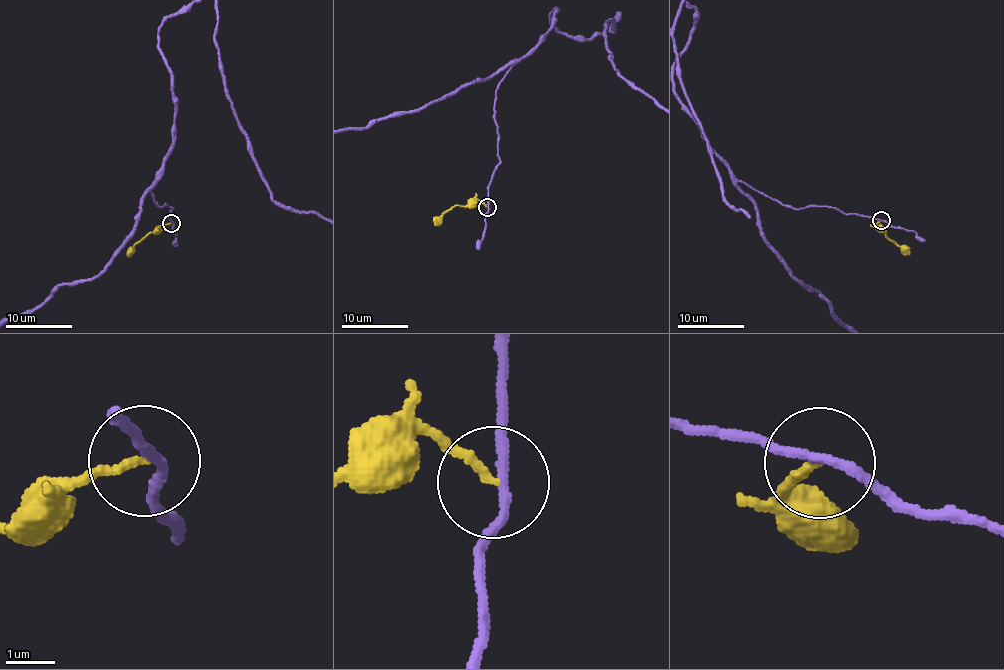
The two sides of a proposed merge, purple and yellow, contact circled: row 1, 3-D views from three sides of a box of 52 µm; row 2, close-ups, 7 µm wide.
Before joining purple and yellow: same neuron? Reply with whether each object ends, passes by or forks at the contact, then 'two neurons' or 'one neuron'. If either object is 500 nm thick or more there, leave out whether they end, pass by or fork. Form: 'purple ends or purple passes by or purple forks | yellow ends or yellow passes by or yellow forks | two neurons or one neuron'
purple passes by | yellow ends | two neurons

